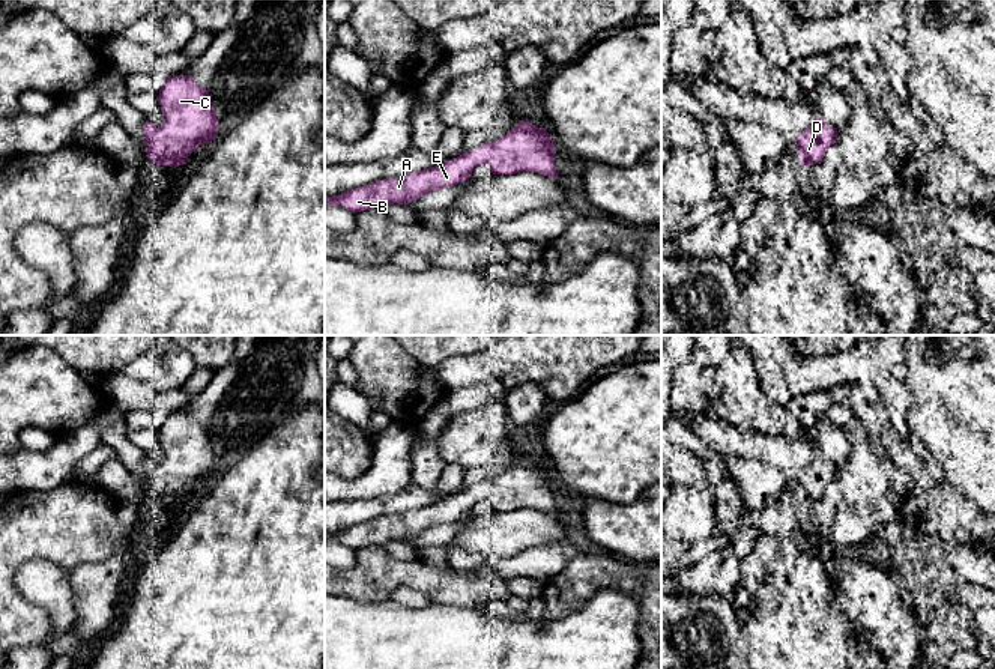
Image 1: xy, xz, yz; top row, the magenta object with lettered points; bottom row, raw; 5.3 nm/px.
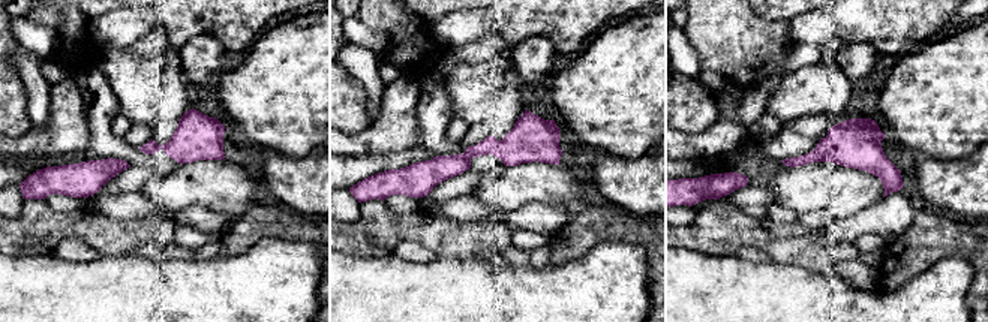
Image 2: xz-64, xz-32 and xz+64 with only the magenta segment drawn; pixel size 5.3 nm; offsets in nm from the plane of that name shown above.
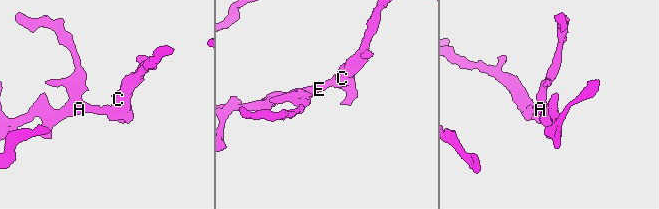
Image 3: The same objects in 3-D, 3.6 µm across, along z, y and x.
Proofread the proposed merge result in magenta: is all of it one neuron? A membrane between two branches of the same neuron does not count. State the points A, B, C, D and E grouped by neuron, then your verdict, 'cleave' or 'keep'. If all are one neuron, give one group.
A B C D E | keep

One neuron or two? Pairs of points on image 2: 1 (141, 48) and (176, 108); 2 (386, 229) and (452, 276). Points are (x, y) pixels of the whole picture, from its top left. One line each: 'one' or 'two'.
1: two
2: two

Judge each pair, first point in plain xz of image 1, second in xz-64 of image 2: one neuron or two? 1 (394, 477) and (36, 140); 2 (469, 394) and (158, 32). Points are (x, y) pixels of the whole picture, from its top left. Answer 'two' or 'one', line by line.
1: one
2: one

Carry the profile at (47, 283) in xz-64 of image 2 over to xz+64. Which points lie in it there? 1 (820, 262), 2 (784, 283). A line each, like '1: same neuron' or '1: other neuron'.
1: other neuron
2: same neuron

